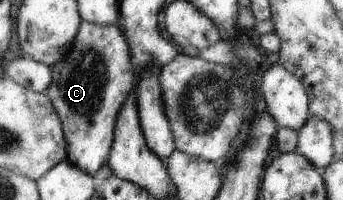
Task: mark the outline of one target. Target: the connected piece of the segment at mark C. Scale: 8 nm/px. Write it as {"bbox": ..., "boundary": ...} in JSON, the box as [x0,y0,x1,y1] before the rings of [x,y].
{"bbox":[45,22,136,175],"boundary":[[[81,22],[79,32],[63,60],[59,60],[51,67],[53,80],[45,94],[53,103],[61,119],[65,142],[67,142],[67,159],[71,164],[81,168],[83,172],[94,175],[107,162],[115,136],[117,116],[127,100],[127,94],[136,85],[135,66],[131,64],[131,48],[127,44],[121,28],[117,24],[93,24]]]}

